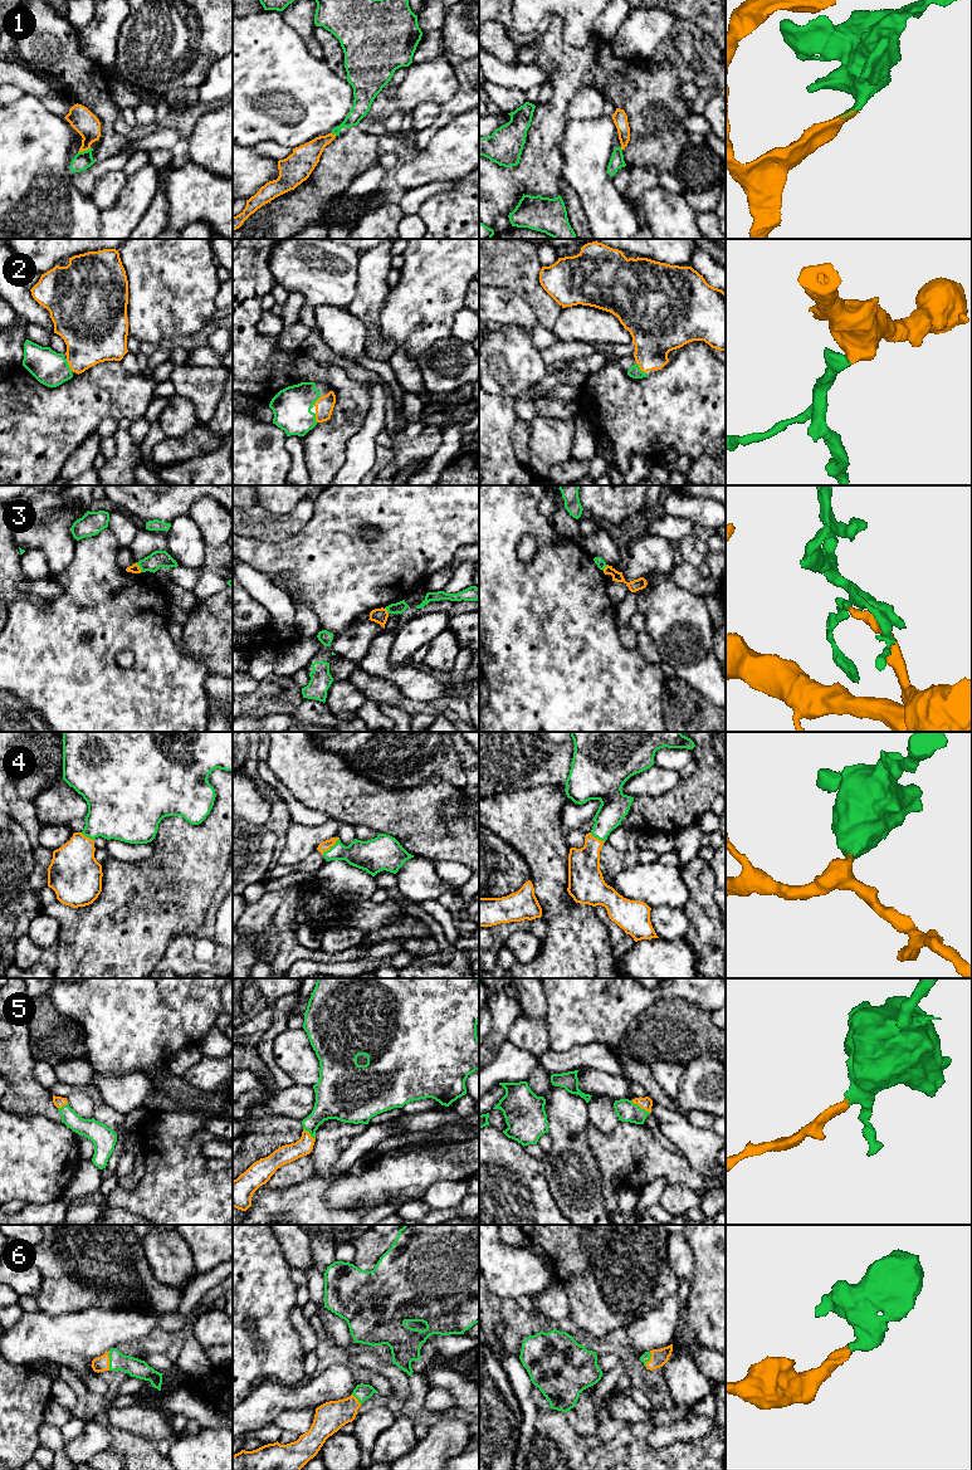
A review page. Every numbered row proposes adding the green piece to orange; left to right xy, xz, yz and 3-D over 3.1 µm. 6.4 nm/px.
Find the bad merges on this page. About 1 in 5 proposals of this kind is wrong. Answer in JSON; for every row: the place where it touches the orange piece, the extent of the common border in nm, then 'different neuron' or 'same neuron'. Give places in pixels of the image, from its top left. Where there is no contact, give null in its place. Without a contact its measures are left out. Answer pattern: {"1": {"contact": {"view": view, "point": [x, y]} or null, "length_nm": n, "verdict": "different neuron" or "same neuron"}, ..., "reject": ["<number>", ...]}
{"1": {"contact": {"view": "xy", "point": [83, 150]}, "length_nm": 90, "verdict": "same neuron"}, "2": {"contact": {"view": "xy", "point": [68, 364]}, "length_nm": 80, "verdict": "same neuron"}, "3": {"contact": {"view": "xy", "point": [138, 567]}, "length_nm": 70, "verdict": "different neuron"}, "4": {"contact": {"view": "xz", "point": [331, 845]}, "length_nm": 160, "verdict": "same neuron"}, "5": {"contact": {"view": "yz", "point": [640, 1107]}, "length_nm": 150, "verdict": "same neuron"}, "6": {"contact": {"view": "xy", "point": [108, 1361]}, "length_nm": 130, "verdict": "same neuron"}, "reject": ["3"]}

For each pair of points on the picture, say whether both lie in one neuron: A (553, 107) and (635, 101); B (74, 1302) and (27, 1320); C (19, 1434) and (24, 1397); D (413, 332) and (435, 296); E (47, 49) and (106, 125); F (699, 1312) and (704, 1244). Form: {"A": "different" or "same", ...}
{"A": "same", "B": "different", "C": "same", "D": "same", "E": "same", "F": "same"}

